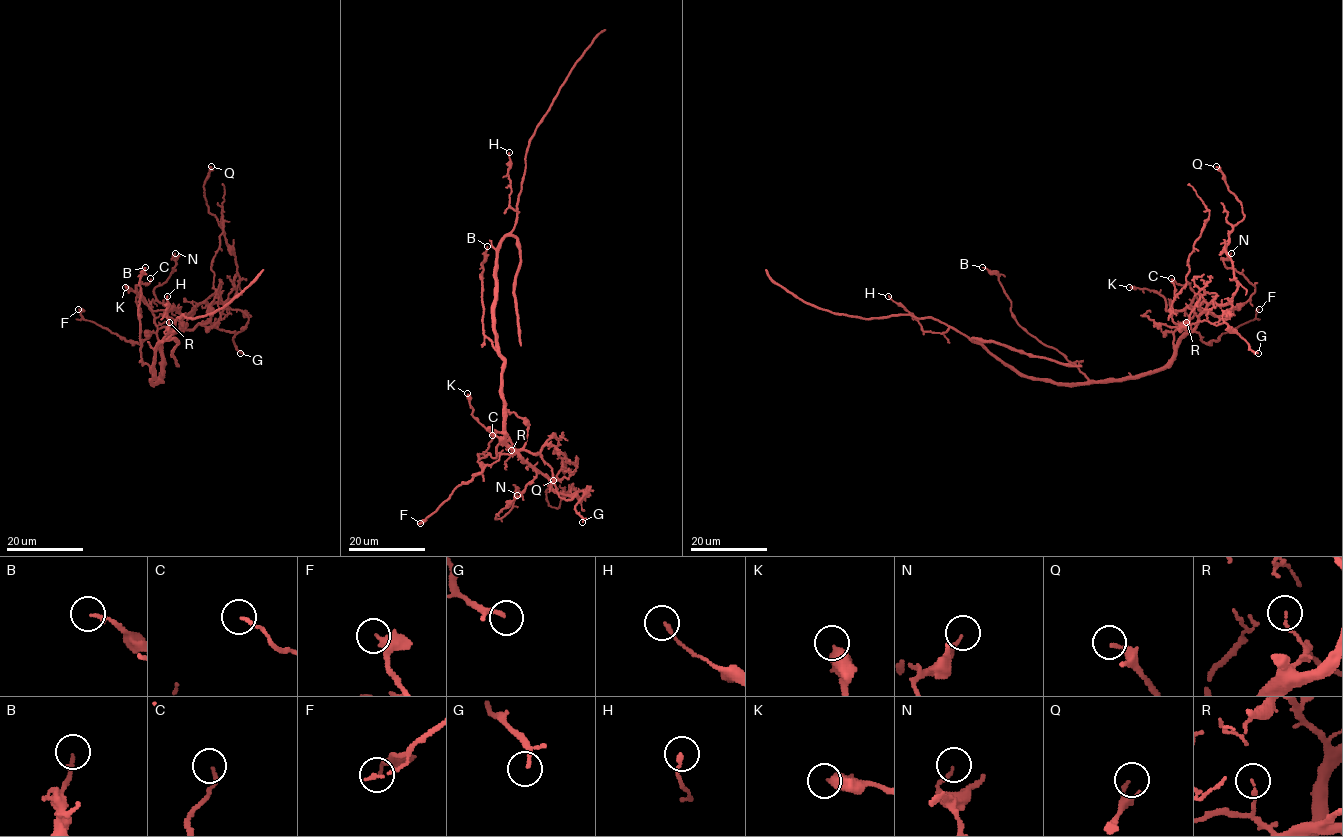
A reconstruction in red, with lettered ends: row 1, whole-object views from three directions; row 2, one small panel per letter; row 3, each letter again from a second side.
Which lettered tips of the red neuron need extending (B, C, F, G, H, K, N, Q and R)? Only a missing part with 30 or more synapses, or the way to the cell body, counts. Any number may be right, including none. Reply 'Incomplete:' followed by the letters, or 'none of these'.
Incomplete: none of these

